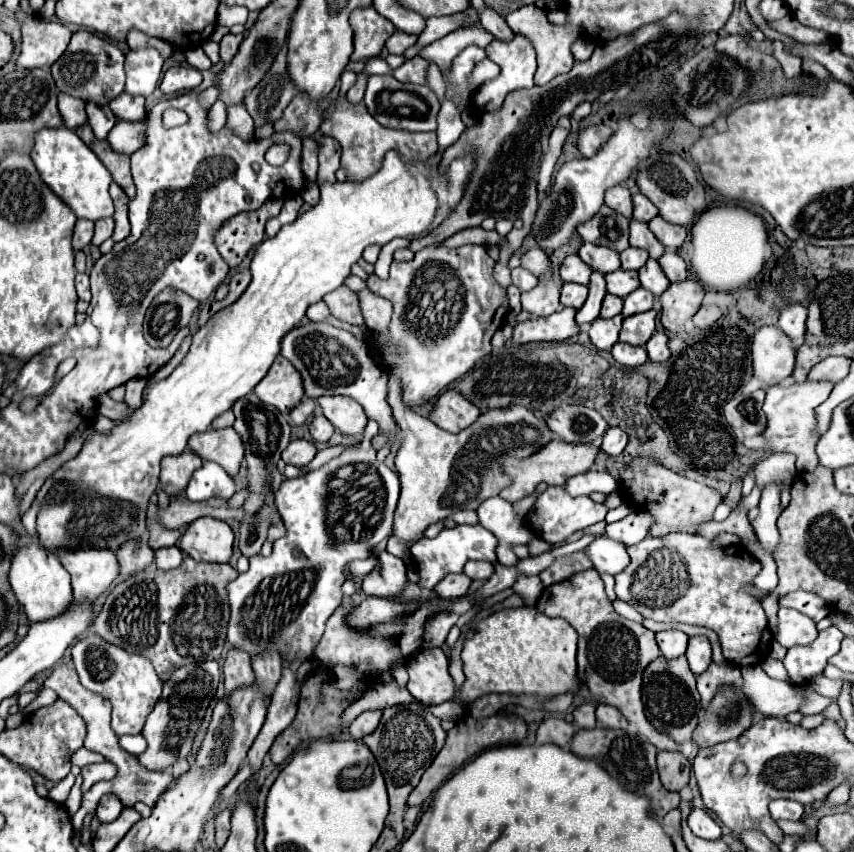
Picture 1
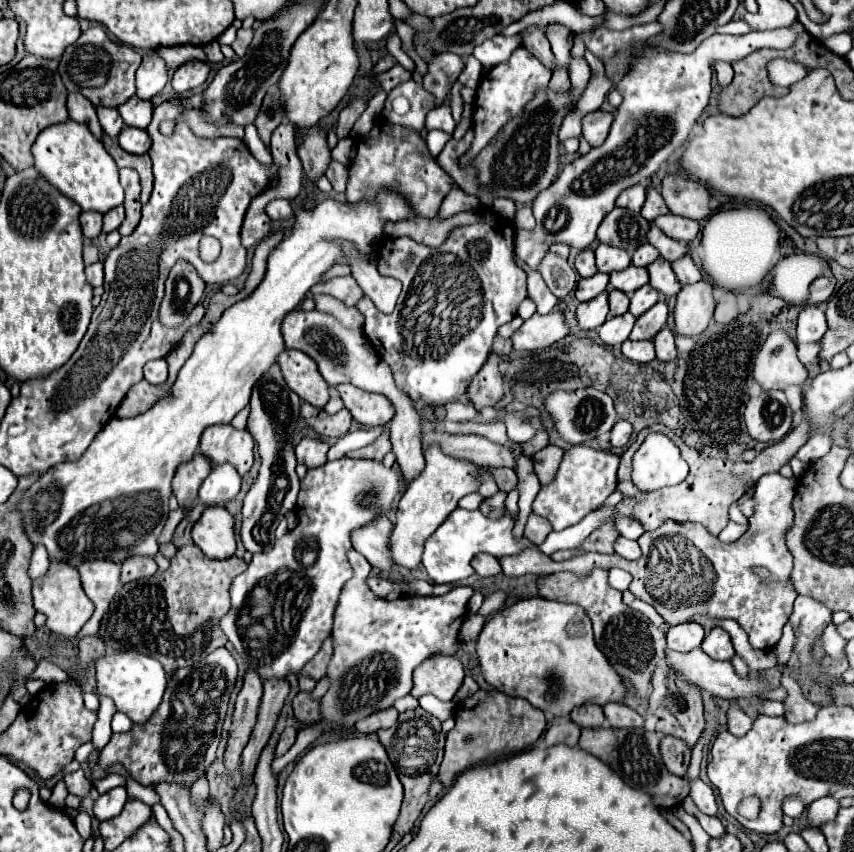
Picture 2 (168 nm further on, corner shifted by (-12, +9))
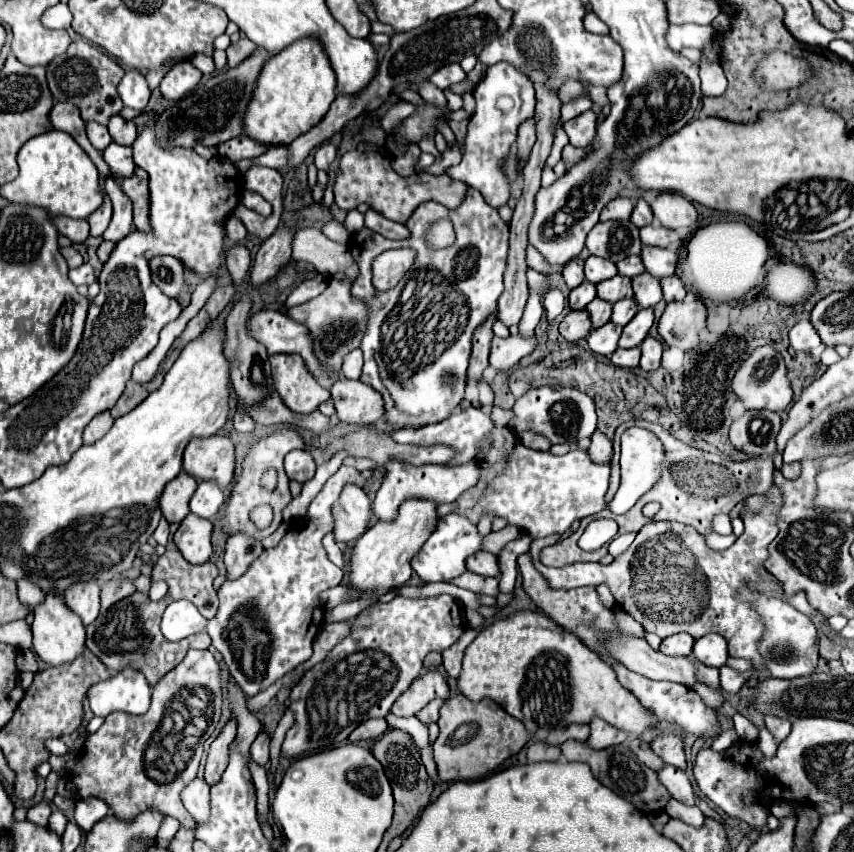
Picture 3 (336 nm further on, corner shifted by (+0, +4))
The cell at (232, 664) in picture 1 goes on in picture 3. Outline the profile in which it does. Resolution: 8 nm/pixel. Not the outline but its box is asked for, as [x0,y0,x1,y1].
[204,715,238,785]

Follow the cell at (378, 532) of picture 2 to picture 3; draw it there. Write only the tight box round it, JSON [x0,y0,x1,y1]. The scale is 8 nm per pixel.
[334,485,372,543]

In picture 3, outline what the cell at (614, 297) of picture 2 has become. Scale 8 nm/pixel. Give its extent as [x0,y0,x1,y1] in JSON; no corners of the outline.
[586,299,612,327]

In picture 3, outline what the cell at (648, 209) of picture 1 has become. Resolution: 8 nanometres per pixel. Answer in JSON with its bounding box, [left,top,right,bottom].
[630,197,654,227]

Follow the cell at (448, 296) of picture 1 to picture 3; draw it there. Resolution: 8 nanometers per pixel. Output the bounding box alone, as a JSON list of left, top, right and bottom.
[350,187,508,427]

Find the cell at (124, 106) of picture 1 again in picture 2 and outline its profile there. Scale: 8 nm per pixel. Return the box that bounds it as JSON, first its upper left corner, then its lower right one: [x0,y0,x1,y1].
[118,96,152,130]

